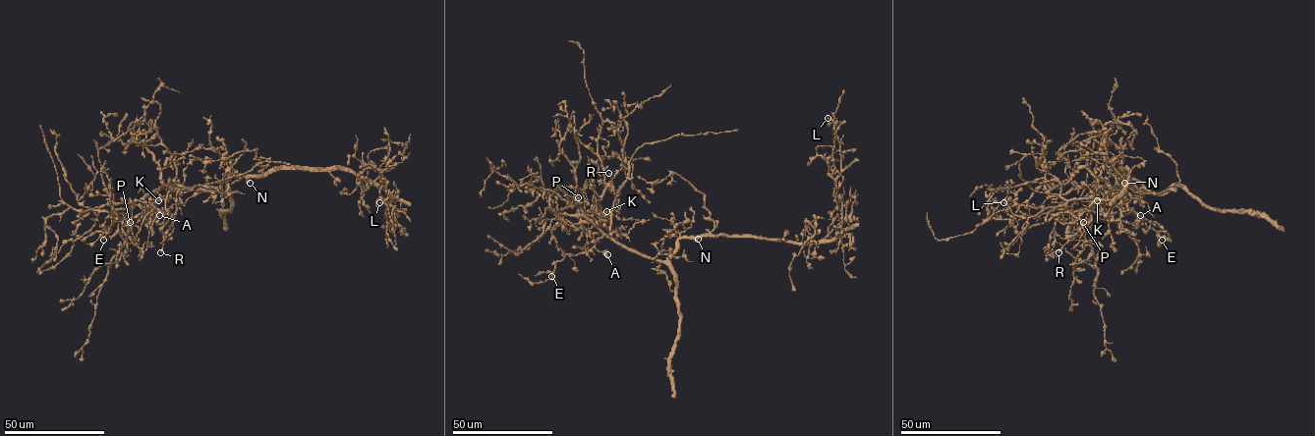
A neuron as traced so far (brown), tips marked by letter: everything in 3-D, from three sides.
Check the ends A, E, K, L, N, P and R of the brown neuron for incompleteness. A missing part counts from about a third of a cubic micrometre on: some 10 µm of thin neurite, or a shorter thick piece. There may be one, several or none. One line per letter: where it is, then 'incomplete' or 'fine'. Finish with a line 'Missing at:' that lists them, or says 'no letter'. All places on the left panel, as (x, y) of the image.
A: place (159, 215); incomplete
E: place (103, 240); fine
K: place (158, 200); fine
L: place (379, 202); incomplete
N: place (250, 183); fine
P: place (130, 222); fine
R: place (160, 252); incomplete
Missing at: A, L, R

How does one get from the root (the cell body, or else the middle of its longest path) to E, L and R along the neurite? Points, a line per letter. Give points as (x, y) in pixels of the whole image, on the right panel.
E: (1126, 175), (1136, 179), (1146, 190), (1125, 188), (1120, 191), (1123, 201), (1147, 227), (1155, 230), (1162, 240)
L: (1126, 175), (1121, 169), (1128, 171), (1127, 184), (1113, 198), (1075, 198), (1028, 217), (1014, 215), (1003, 202)
R: (1126, 175), (1146, 190), (1121, 188), (1101, 204), (1075, 211), (1072, 214), (1078, 231), (1058, 252)

